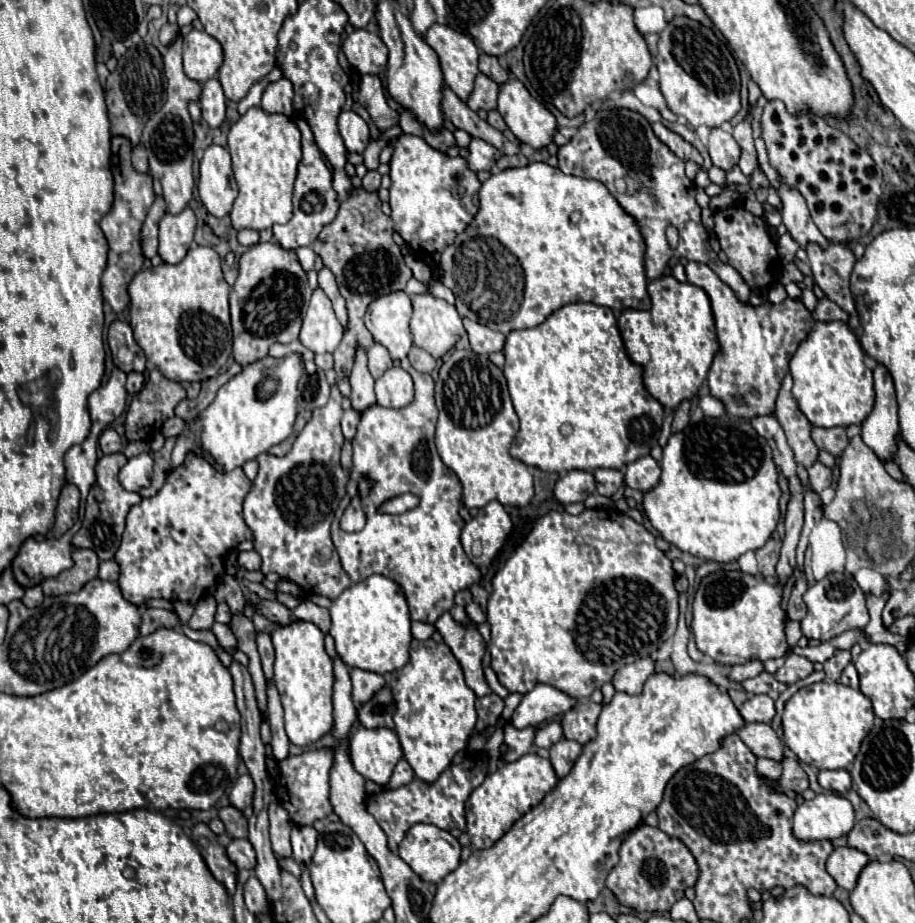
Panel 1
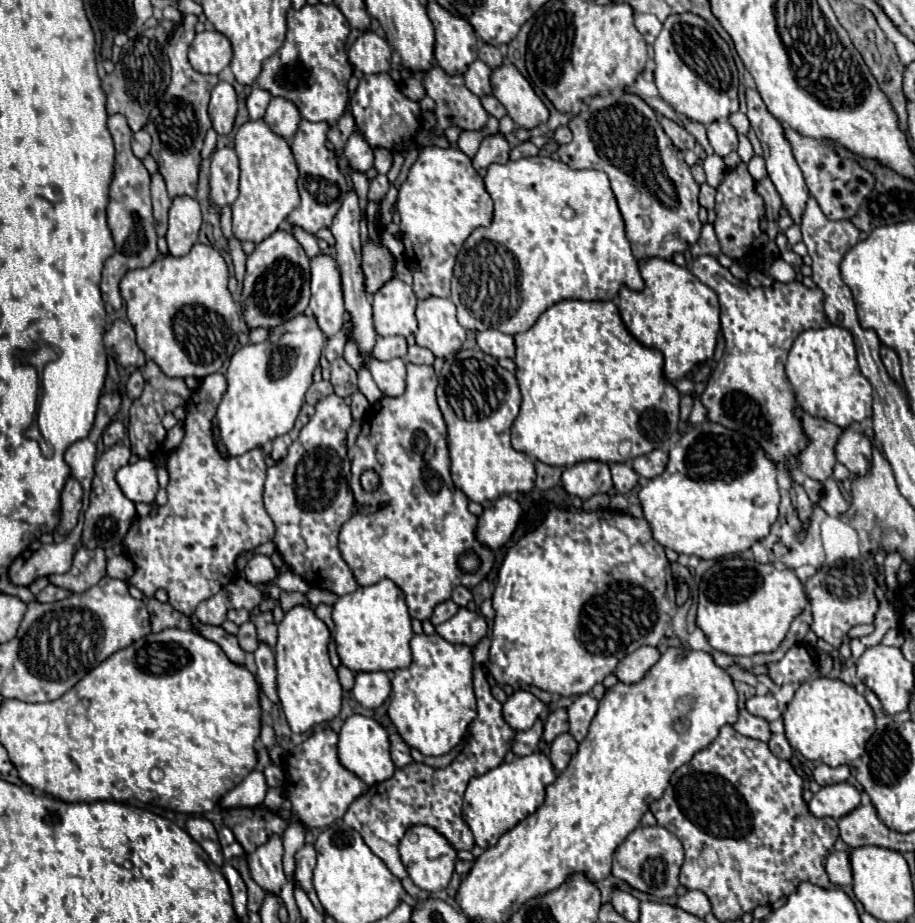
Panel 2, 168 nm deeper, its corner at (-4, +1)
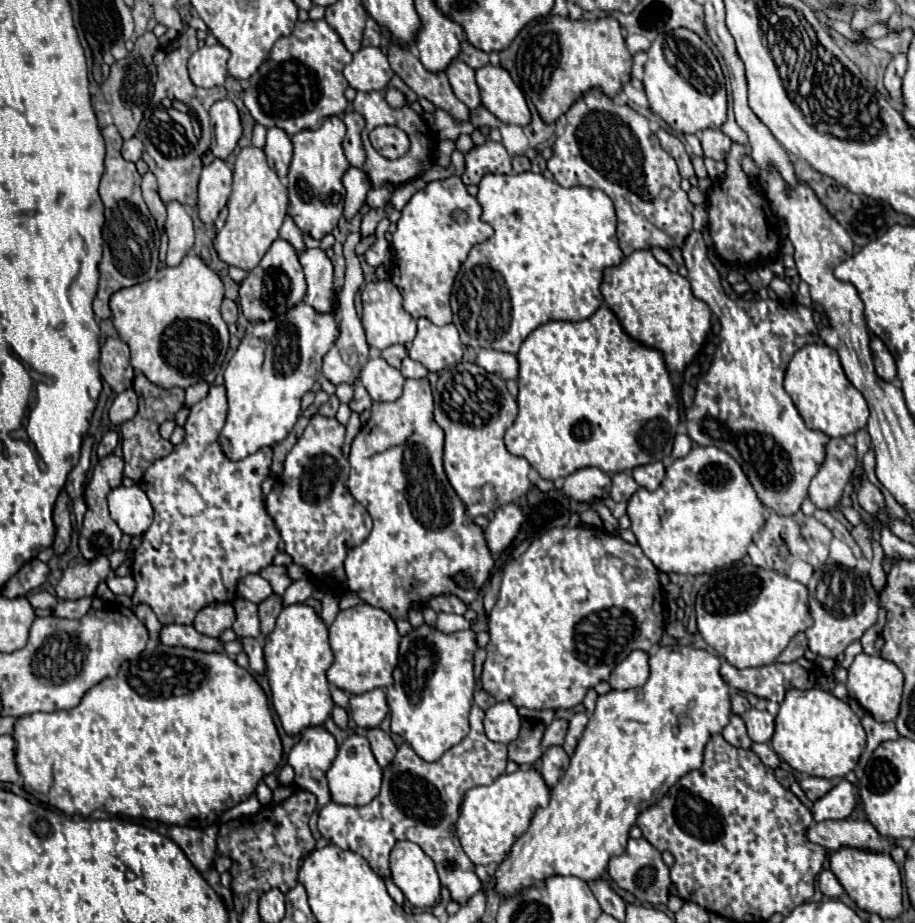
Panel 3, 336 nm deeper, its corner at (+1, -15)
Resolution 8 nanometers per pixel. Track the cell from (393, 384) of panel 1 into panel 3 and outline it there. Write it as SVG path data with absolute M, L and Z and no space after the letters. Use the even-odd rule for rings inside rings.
M375 356L369 358L369 362L363 366L359 380L375 402L393 402L401 396L405 378L397 368L391 368L381 356Z

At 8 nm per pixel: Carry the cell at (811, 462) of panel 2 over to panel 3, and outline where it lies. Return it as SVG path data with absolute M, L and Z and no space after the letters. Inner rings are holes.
M833 438L827 446L827 458L811 480L809 498L821 510L833 510L839 506L843 488L849 482L857 464L857 452L845 444L843 438Z

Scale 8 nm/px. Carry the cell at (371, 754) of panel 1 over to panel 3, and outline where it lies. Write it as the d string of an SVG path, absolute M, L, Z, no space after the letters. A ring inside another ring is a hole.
M349 736L337 752L337 758L333 762L333 766L327 772L327 780L329 780L329 792L331 792L331 800L343 806L365 806L369 804L381 788L381 768L369 748L369 740L365 736Z

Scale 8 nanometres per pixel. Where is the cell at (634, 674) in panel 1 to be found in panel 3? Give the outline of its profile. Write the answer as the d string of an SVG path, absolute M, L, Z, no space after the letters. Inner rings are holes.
M643 650L631 652L623 662L615 666L611 672L609 684L615 690L627 690L627 688L637 688L647 682L649 676L649 656Z

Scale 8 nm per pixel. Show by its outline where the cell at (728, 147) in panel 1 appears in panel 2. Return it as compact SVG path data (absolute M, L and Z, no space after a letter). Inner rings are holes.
M726 118L712 122L708 130L710 130L710 144L718 156L724 158L738 148L738 134Z

